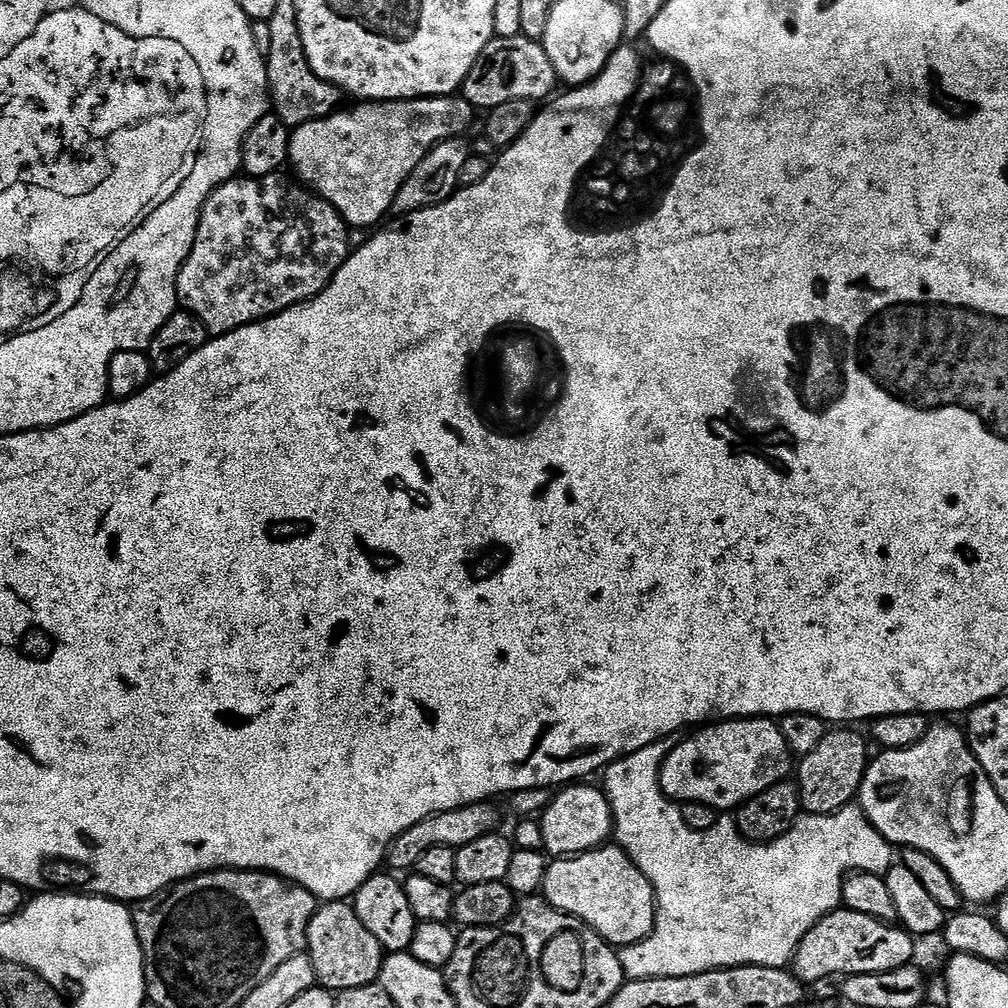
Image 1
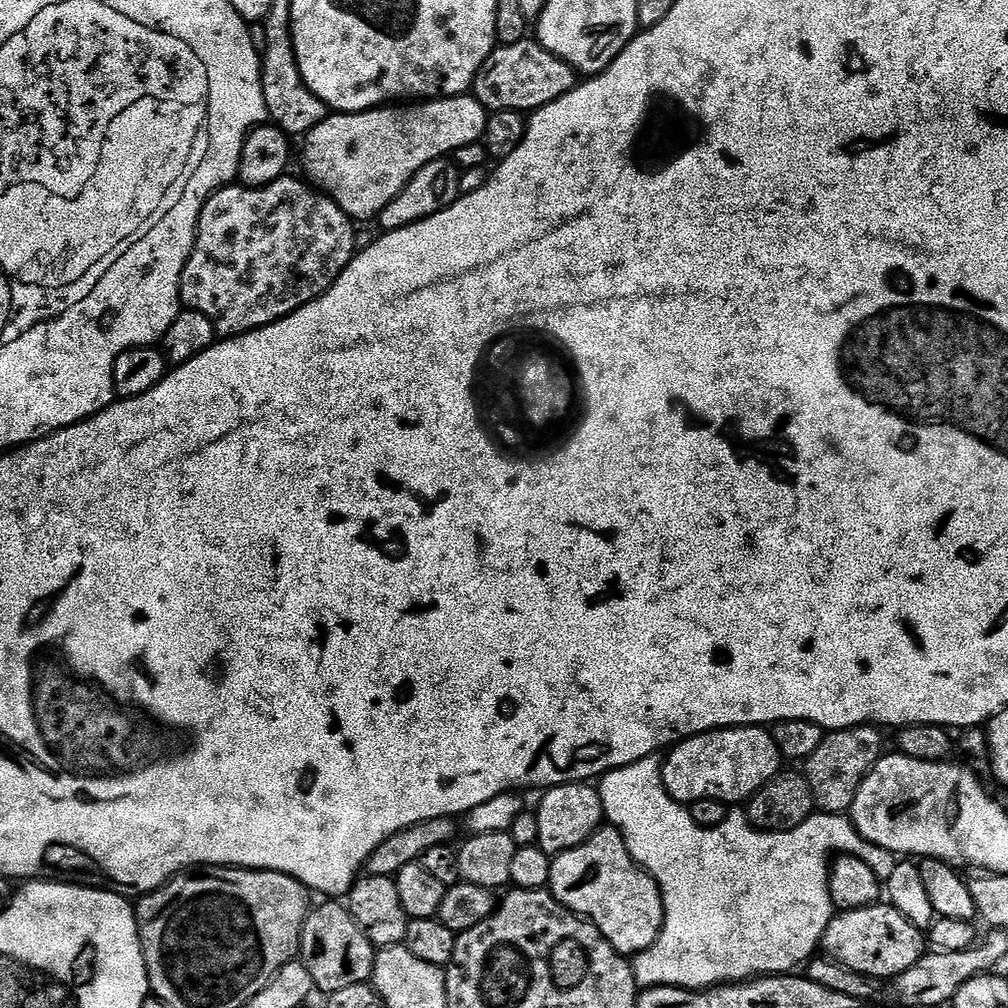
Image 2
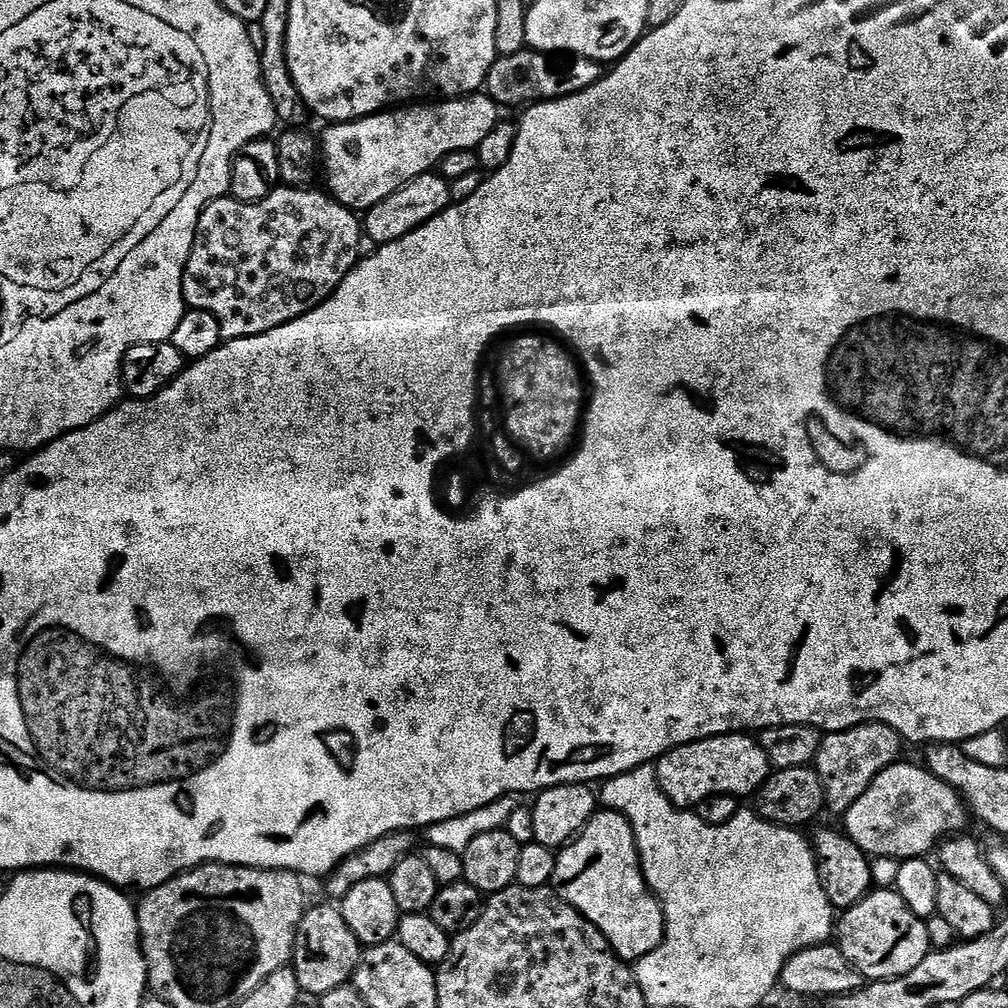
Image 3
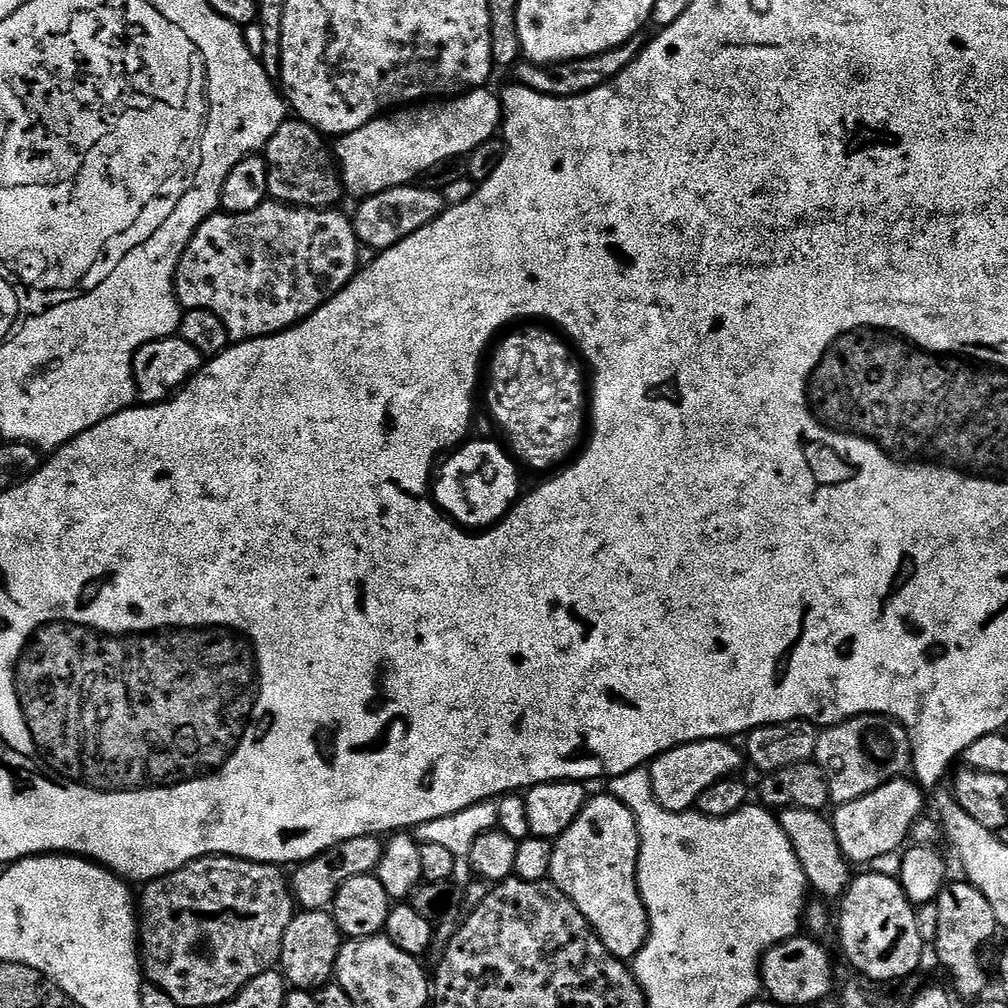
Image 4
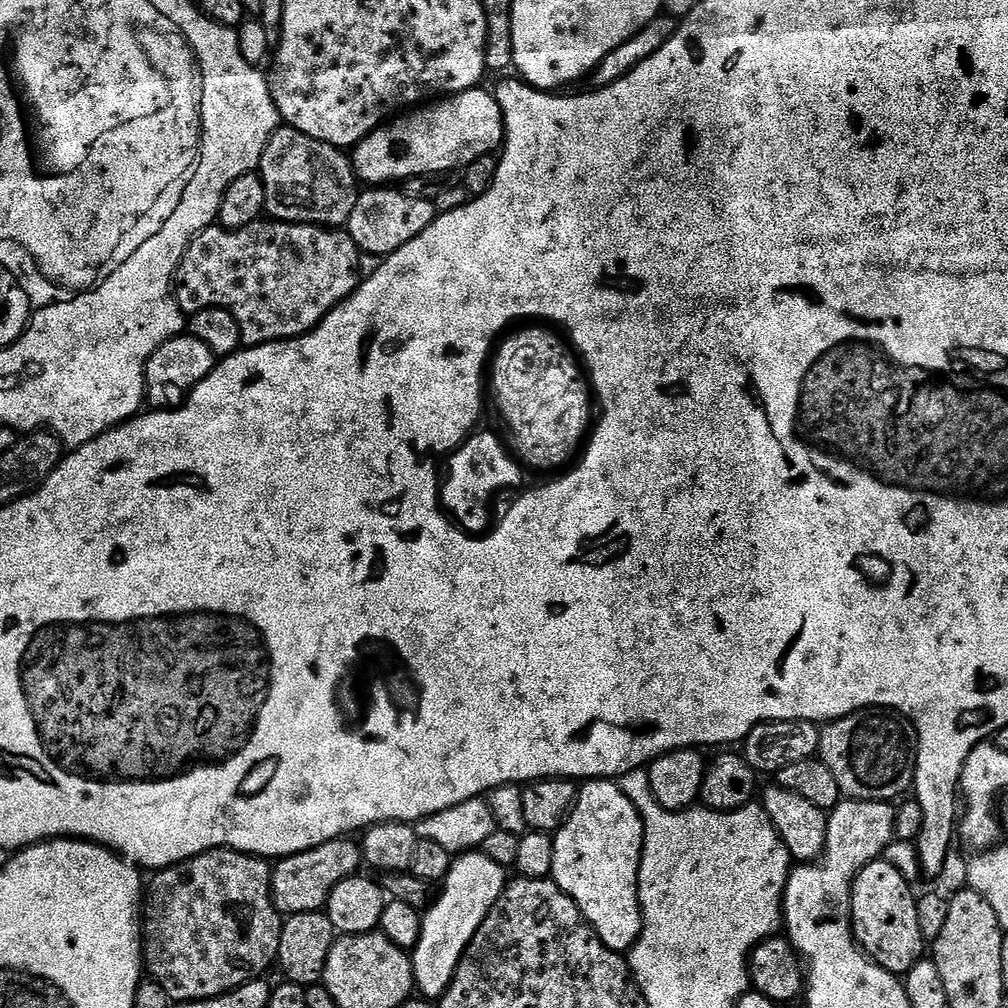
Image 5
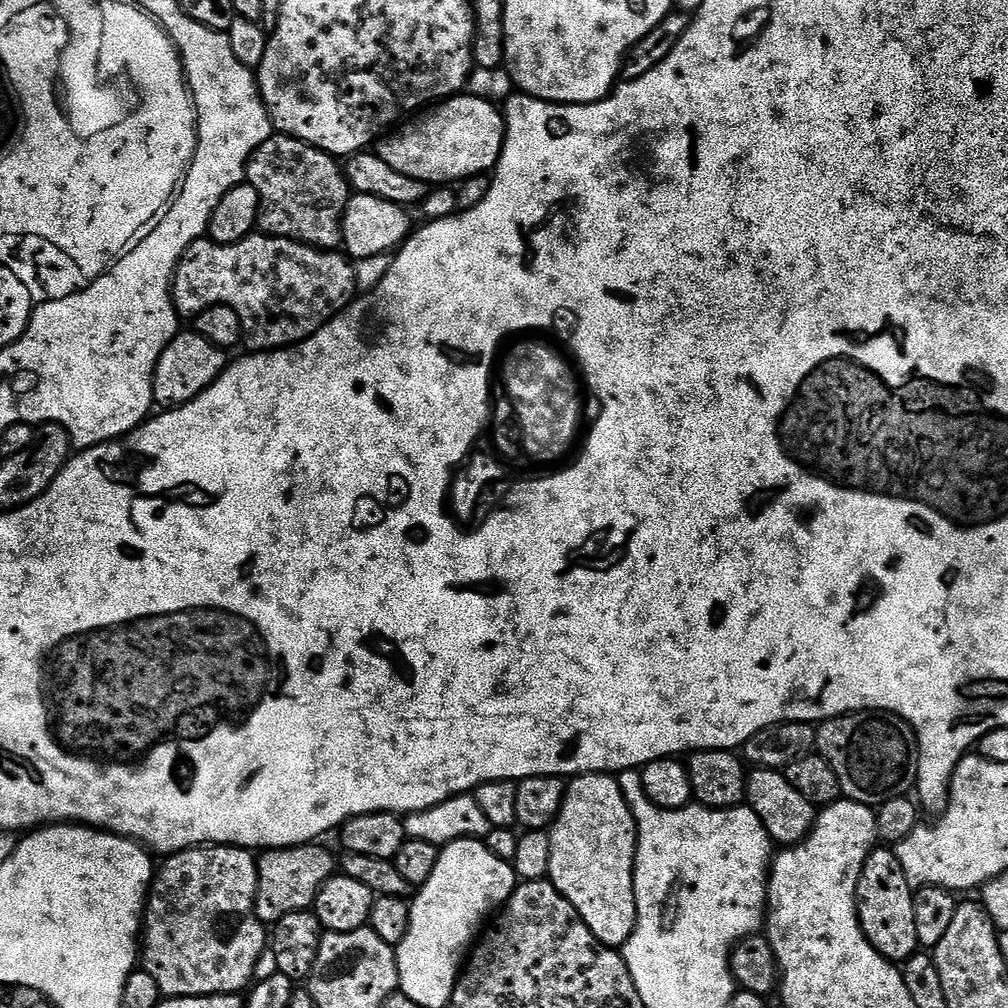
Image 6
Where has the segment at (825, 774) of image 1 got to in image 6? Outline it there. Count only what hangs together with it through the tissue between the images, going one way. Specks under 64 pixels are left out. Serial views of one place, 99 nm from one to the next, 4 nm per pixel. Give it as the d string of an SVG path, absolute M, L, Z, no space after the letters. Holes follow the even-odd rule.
M849 712L847 716L835 716L833 720L825 720L816 728L816 748L819 755L824 756L830 766L834 766L841 793L854 802L879 806L890 800L907 797L915 789L920 745L916 742L916 731L893 712Z

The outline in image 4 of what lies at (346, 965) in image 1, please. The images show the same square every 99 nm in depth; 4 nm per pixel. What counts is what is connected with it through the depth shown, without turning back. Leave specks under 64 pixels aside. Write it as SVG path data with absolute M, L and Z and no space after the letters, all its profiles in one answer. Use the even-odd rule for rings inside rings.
M297 911L293 915L290 926L286 926L286 934L282 934L278 970L293 989L321 988L323 984L333 979L341 943L342 937L331 911Z

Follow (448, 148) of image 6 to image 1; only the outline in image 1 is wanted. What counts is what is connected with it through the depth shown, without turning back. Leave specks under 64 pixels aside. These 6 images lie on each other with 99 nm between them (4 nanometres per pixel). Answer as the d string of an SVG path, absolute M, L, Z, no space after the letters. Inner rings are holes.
M453 94L450 96L426 96L418 100L381 100L379 102L360 102L355 105L357 108L352 108L349 112L345 110L337 110L331 116L315 120L314 122L306 122L302 126L291 129L292 141L290 142L290 154L288 159L290 161L290 168L297 172L295 175L309 189L315 191L317 196L321 196L324 200L334 205L340 211L341 216L344 217L345 224L351 226L353 229L367 228L371 229L372 224L376 224L384 215L389 215L392 212L392 203L398 194L398 190L402 190L402 186L406 182L406 178L410 178L410 174L414 174L414 166L418 166L418 162L422 162L422 158L426 158L426 154L430 154L430 150L435 144L440 144L444 140L455 140L465 135L464 131L472 124L472 115L474 109L472 103L465 100L463 95Z

